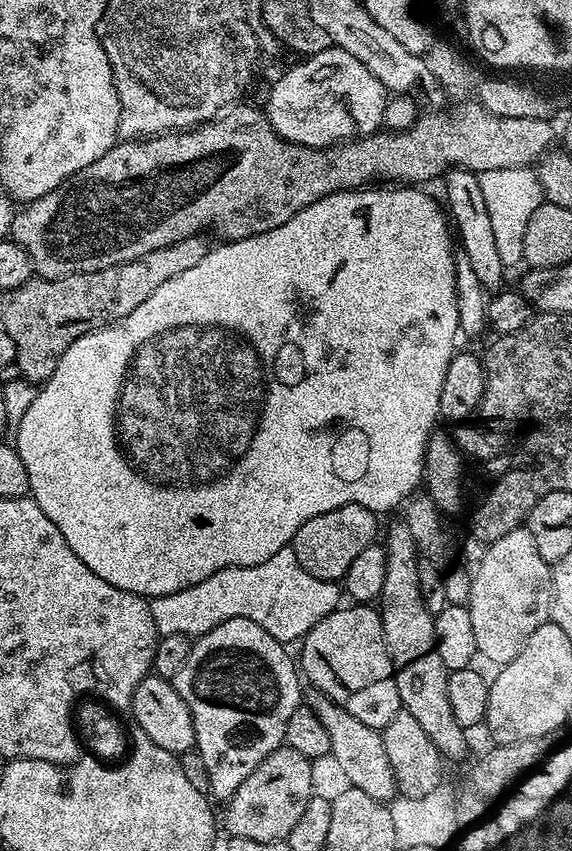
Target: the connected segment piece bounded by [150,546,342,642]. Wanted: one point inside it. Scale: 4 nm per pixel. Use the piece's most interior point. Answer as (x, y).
(287, 602)

